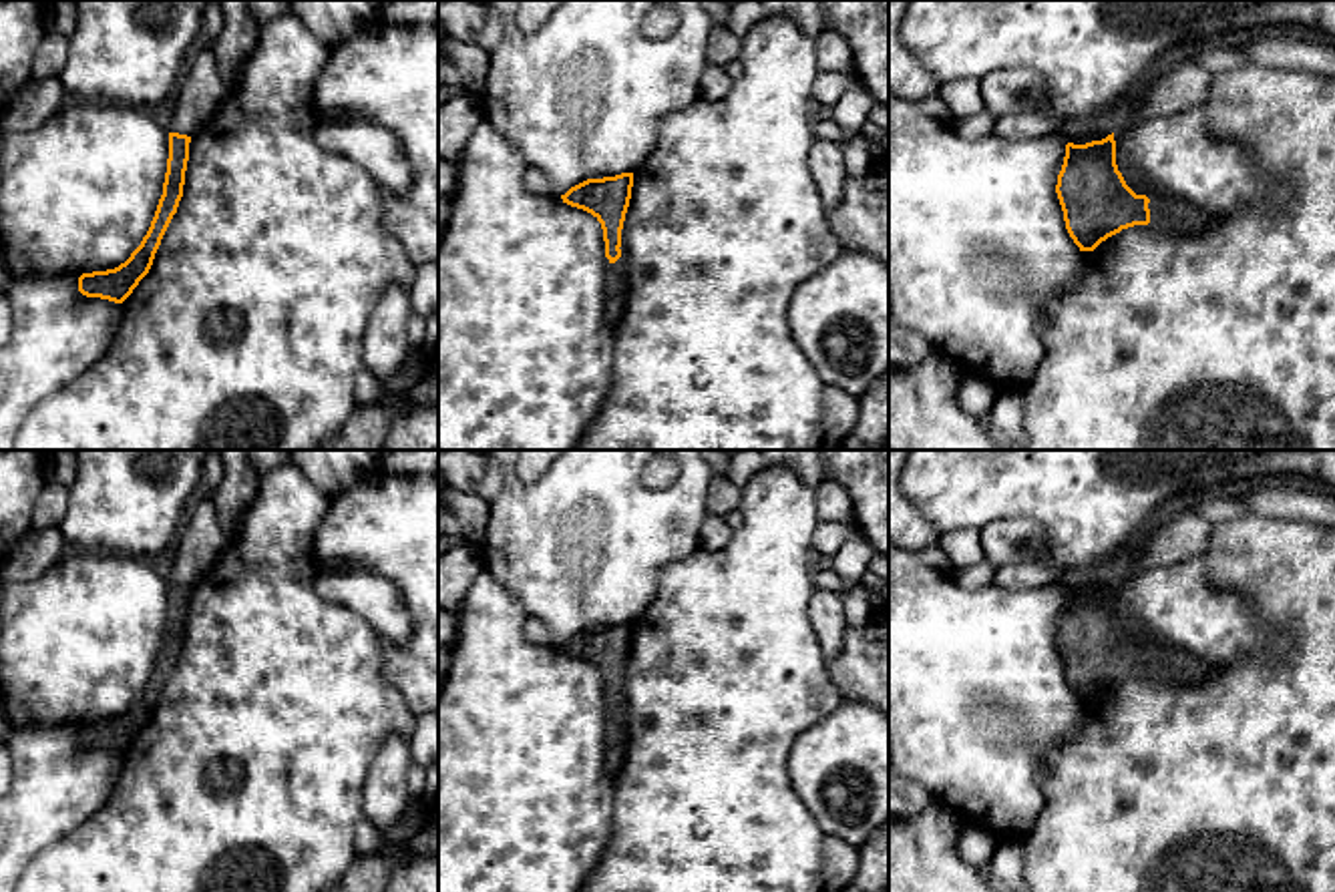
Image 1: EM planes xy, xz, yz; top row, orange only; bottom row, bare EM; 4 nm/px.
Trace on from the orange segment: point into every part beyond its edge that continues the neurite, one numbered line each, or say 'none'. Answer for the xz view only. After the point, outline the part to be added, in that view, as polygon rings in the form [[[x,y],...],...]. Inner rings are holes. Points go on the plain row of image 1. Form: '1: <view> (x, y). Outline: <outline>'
1: xz (614, 736). Outline: [[[623,695],[619,699],[621,699],[621,707],[615,713],[611,713],[605,707],[603,769],[607,777],[613,777],[617,769],[621,767],[623,757],[625,757],[625,745],[627,745],[625,729],[623,729],[623,721],[625,721]]]

